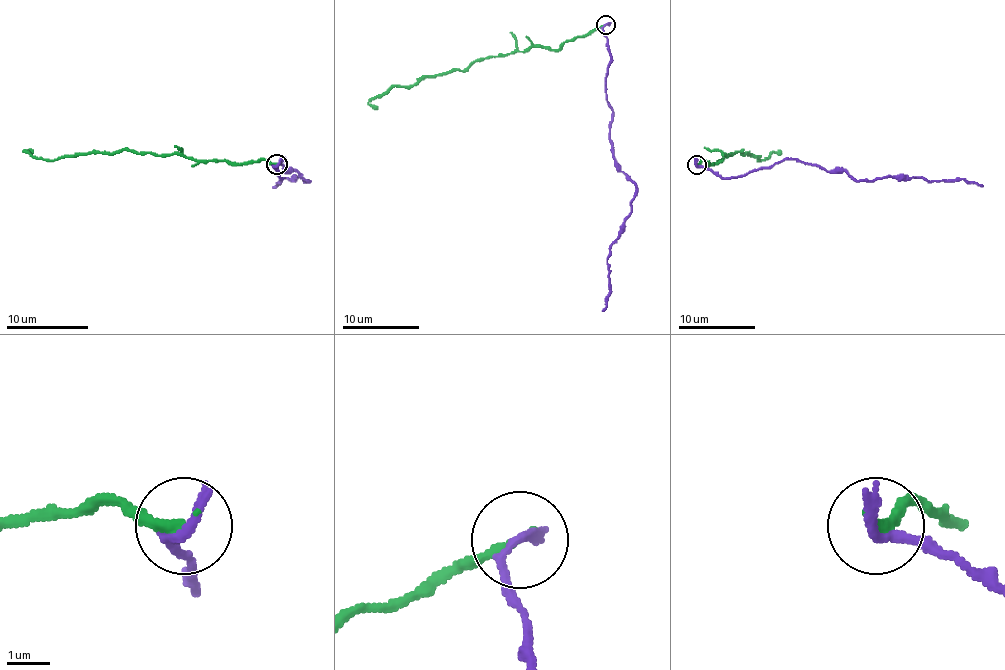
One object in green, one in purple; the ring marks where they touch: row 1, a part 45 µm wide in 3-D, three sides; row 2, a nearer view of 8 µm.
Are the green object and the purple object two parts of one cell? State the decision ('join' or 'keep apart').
keep apart

